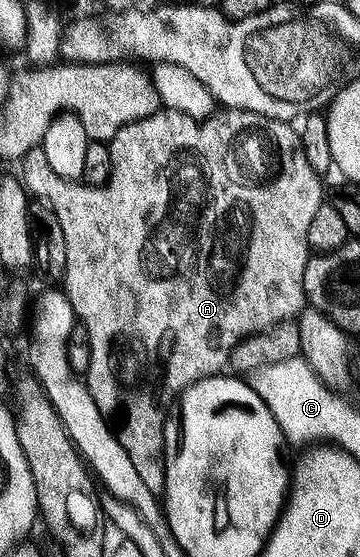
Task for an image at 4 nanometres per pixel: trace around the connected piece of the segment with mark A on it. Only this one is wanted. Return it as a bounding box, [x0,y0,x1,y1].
[20,107,324,494]

